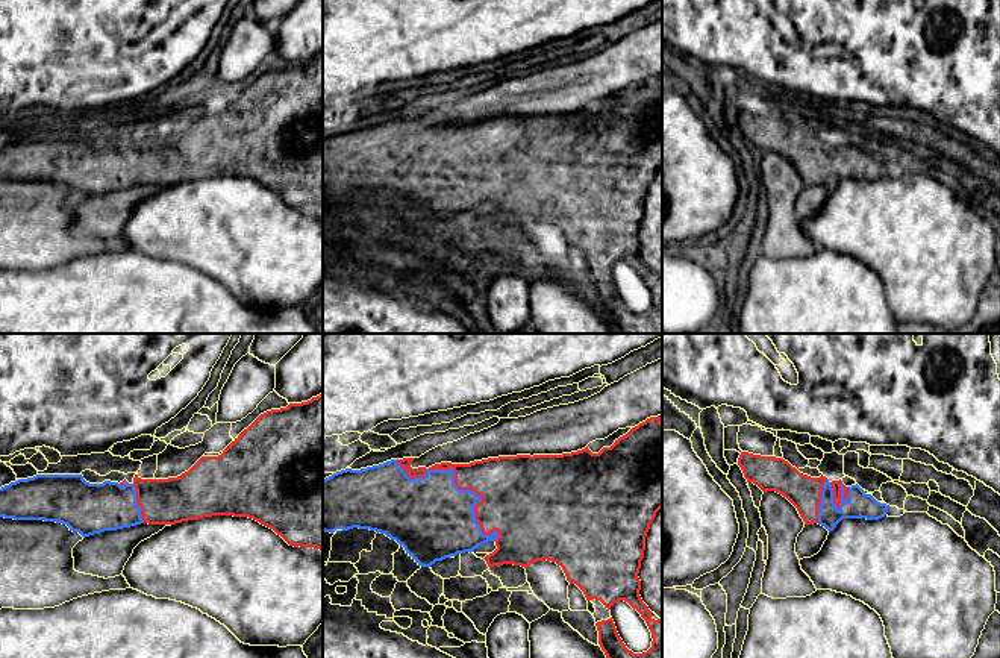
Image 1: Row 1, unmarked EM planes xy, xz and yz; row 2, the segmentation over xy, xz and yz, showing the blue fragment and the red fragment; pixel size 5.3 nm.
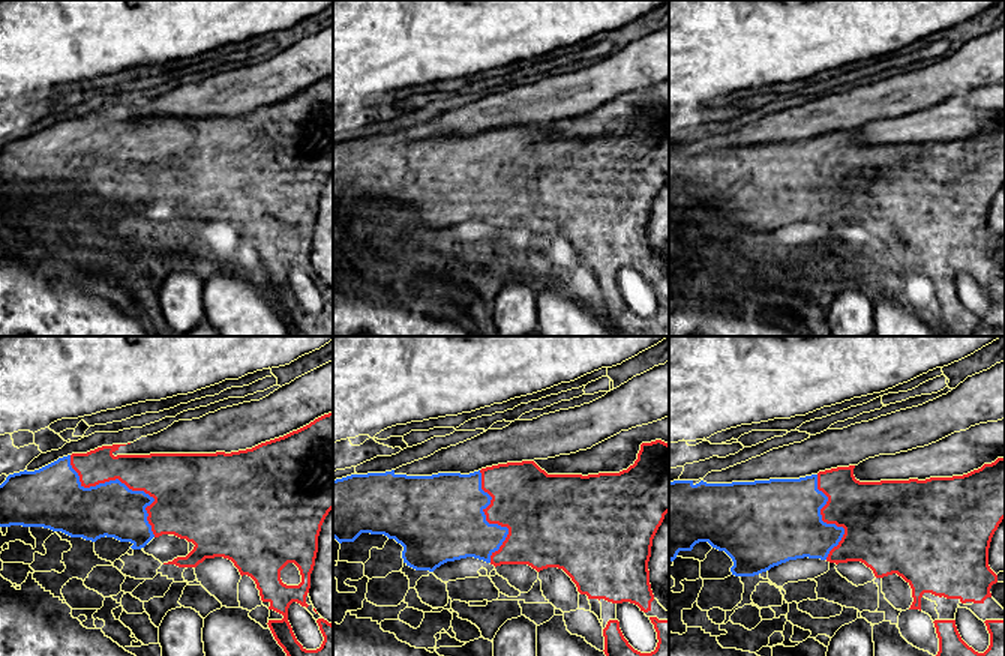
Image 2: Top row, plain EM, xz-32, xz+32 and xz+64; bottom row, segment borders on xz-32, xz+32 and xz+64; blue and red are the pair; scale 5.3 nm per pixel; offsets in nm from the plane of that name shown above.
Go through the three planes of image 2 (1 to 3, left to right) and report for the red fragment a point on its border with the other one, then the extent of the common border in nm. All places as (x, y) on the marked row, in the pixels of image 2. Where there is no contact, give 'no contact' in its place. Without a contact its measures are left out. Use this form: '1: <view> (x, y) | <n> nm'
1: xz-32 (120, 482) | 650 nm
2: xz+32 (488, 523) | 500 nm
3: xz+64 (825, 523) | 460 nm

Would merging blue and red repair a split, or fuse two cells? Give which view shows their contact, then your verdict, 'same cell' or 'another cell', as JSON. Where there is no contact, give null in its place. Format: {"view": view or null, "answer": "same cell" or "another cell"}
{"view": "xz", "answer": "same cell"}

